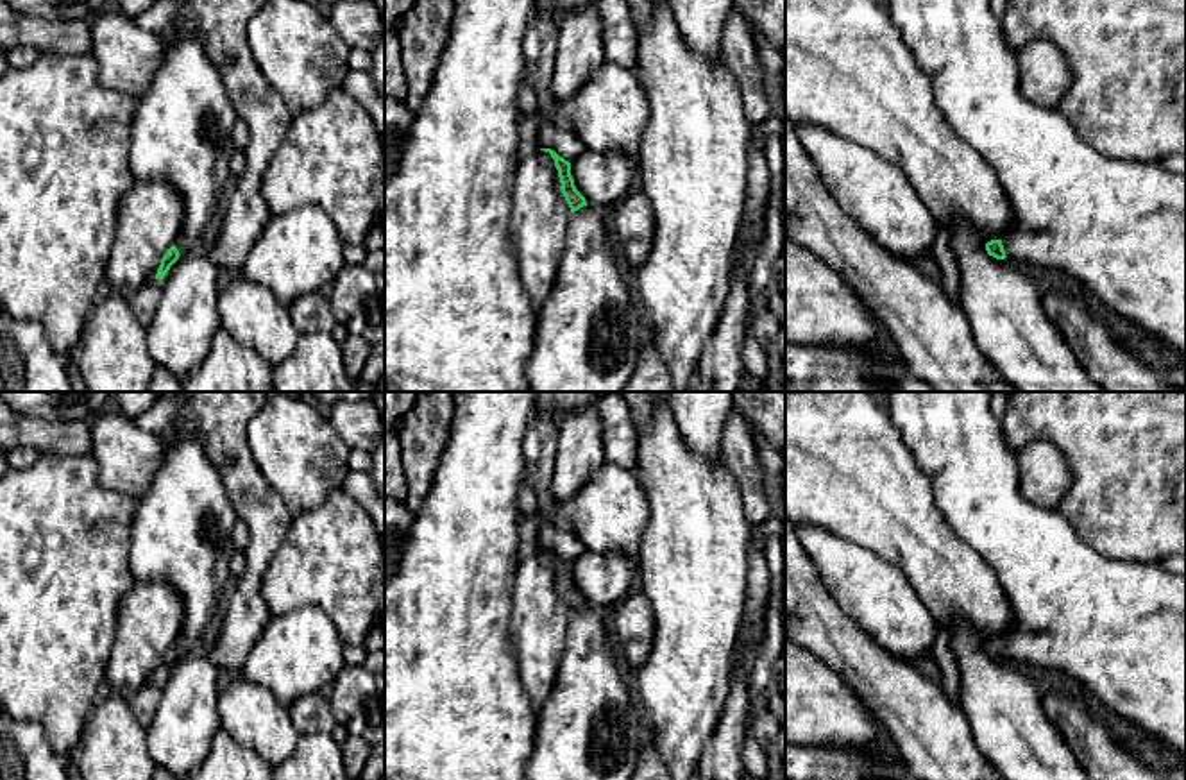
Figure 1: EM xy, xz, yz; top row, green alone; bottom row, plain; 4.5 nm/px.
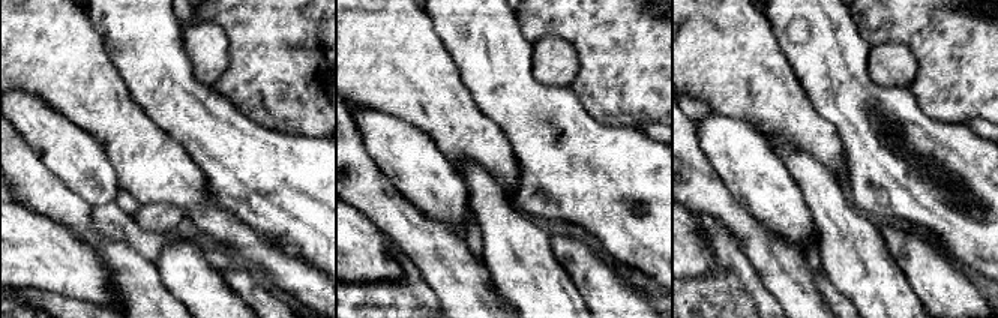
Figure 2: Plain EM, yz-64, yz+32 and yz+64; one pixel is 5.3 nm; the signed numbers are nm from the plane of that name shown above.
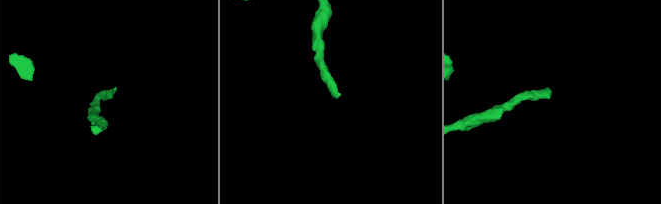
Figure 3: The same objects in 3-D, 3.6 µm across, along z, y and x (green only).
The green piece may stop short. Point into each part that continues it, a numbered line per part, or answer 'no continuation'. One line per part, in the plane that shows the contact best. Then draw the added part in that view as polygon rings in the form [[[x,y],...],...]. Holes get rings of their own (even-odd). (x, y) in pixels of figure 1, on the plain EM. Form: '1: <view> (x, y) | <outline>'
1: yz (1118, 627) | [[[887,392],[887,401],[887,413],[912,453],[918,469],[930,481],[932,496],[948,526],[995,571],[1011,603],[1014,624],[1002,640],[1007,660],[1036,673],[1041,669],[1057,669],[1072,674],[1116,716],[1125,717],[1138,728],[1161,739],[1166,746],[1186,755],[1186,576],[1173,574],[1157,564],[1104,556],[1079,537],[1072,522],[1057,508],[1041,508],[1029,503],[1020,492],[1014,451],[1007,445],[1002,422],[991,411],[991,392]]]

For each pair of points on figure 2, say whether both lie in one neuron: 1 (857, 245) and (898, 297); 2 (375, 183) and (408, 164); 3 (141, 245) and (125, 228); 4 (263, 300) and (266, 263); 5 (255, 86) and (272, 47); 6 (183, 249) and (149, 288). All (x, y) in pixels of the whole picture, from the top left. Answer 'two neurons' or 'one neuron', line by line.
1: one neuron
2: two neurons
3: one neuron
4: two neurons
5: one neuron
6: two neurons

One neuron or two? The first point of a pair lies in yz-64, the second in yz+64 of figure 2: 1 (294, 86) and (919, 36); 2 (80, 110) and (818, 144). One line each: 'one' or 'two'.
1: one
2: one

